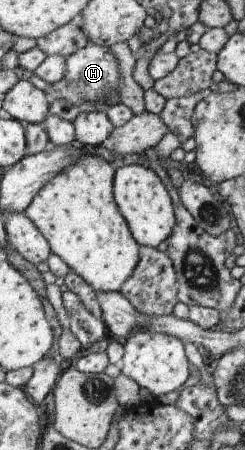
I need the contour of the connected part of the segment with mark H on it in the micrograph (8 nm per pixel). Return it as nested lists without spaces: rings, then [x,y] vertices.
[[[88,44],[65,58],[66,68],[64,78],[52,83],[44,91],[51,103],[54,99],[64,99],[66,102],[77,105],[82,101],[103,103],[109,99],[112,91],[118,91],[118,62],[110,49],[104,45]]]

